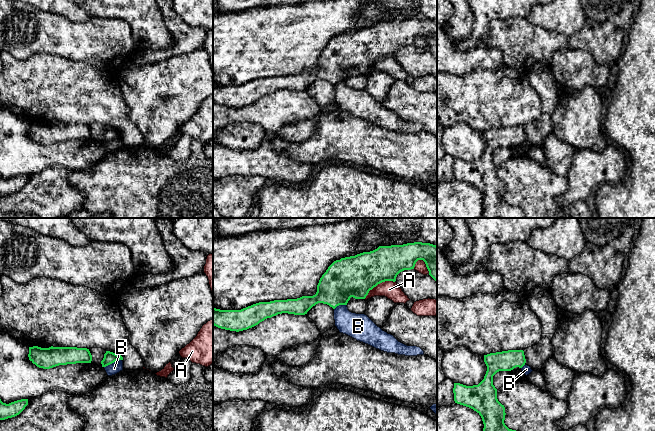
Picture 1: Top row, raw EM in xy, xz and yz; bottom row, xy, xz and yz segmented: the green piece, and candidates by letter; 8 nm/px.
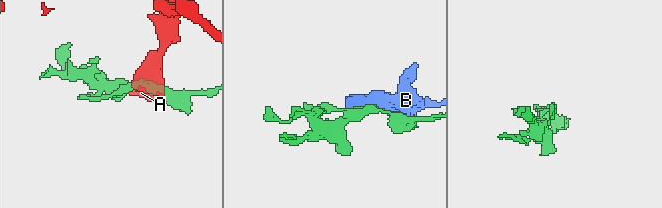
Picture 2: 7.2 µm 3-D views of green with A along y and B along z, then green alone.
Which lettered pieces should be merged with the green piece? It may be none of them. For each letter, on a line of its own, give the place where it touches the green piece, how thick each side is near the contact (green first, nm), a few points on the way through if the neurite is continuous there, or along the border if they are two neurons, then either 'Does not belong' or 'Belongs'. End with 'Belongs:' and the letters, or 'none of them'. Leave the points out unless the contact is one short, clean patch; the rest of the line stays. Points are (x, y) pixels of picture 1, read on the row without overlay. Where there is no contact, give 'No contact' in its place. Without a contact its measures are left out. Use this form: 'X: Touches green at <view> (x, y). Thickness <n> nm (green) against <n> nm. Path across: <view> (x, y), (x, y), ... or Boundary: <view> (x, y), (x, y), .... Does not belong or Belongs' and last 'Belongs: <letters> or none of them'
A: Touches green at xz (378, 59). Thickness 320 nm (green) against 140 nm. Does not belong
B: Touches green at xy (112, 138). Thickness 100 nm (green) against 90 nm. Boundary: xy (121, 135), (117, 135), (104, 143). Does not belong
Belongs: none of them

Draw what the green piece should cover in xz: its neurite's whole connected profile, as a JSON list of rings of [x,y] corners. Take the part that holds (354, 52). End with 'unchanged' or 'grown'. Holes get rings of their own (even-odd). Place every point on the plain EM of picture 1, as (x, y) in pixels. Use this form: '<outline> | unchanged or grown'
[[[414,18],[379,22],[373,27],[334,37],[320,54],[313,72],[259,78],[241,86],[213,84],[213,101],[239,108],[278,90],[305,91],[318,79],[335,85],[347,81],[351,73],[365,75],[369,67],[382,58],[395,58],[400,48],[414,45],[418,36],[425,38],[429,51],[437,59],[436,21]]] | unchanged

